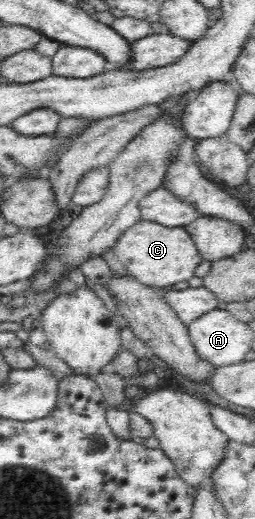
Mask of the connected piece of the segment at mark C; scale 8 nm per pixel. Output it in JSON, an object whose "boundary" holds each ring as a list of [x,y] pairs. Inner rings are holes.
{"boundary":[[[140,220],[125,230],[113,249],[102,256],[109,269],[122,277],[135,277],[151,288],[180,287],[194,276],[202,257],[184,227],[164,227],[159,223]]]}

